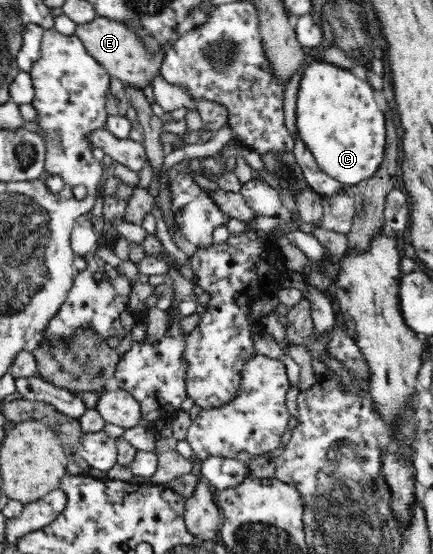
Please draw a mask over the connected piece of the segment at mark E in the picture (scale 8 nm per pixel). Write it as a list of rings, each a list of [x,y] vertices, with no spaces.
[[[95,16],[89,22],[76,24],[73,35],[81,40],[89,55],[93,57],[110,76],[115,76],[122,80],[124,84],[130,84],[137,88],[144,88],[153,80],[155,74],[159,74],[161,60],[164,53],[158,55],[149,55],[135,35],[135,31],[125,28],[125,25],[117,20],[111,20],[104,16]]]

